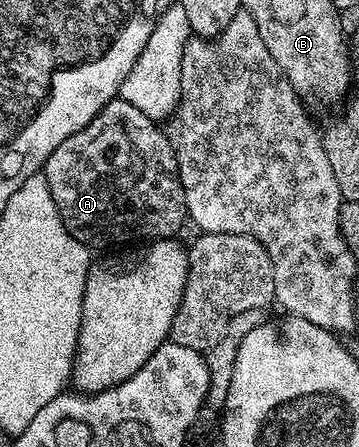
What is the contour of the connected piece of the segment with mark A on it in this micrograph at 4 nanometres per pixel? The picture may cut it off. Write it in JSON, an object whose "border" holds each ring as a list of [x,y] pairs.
{"border":[[[118,96],[111,99],[89,124],[79,128],[79,132],[67,136],[67,140],[63,140],[63,144],[59,144],[59,148],[55,148],[55,152],[51,152],[51,156],[47,156],[43,167],[47,188],[51,188],[53,202],[57,205],[57,211],[67,228],[67,232],[71,236],[75,236],[75,240],[79,240],[84,246],[96,248],[96,246],[105,246],[108,242],[129,244],[132,243],[129,242],[132,238],[145,238],[141,240],[173,238],[176,235],[176,230],[181,226],[181,221],[183,223],[186,221],[185,197],[183,196],[181,181],[177,175],[177,152],[171,138],[168,138],[157,126],[160,125],[154,119],[143,116],[143,112],[139,112],[139,108],[135,108],[135,104],[127,104],[127,100],[123,96]]]}

